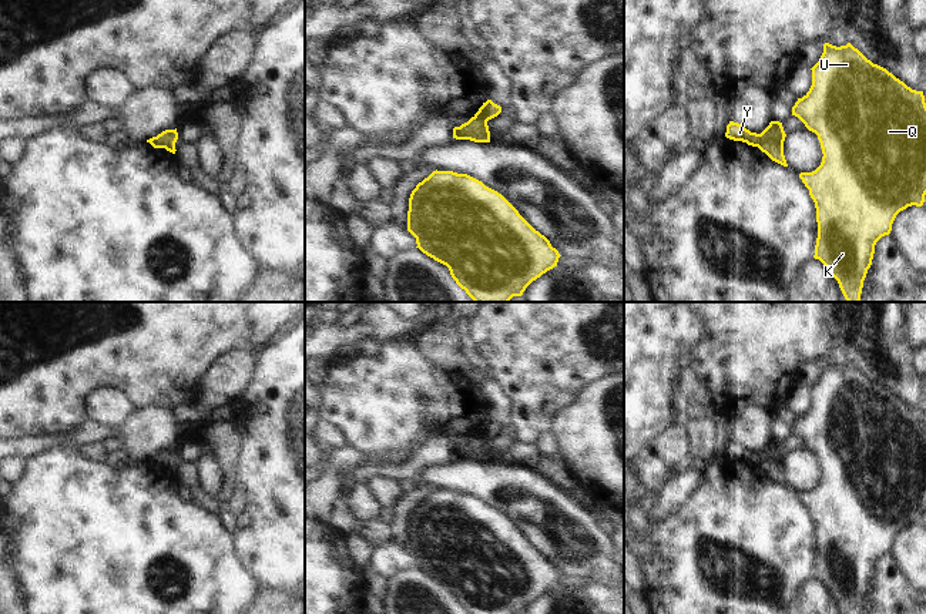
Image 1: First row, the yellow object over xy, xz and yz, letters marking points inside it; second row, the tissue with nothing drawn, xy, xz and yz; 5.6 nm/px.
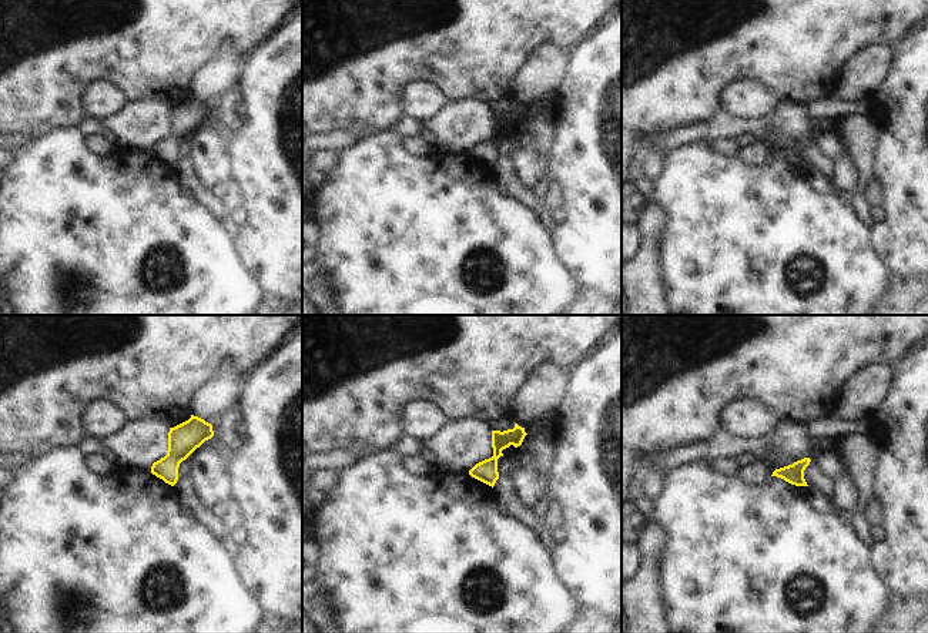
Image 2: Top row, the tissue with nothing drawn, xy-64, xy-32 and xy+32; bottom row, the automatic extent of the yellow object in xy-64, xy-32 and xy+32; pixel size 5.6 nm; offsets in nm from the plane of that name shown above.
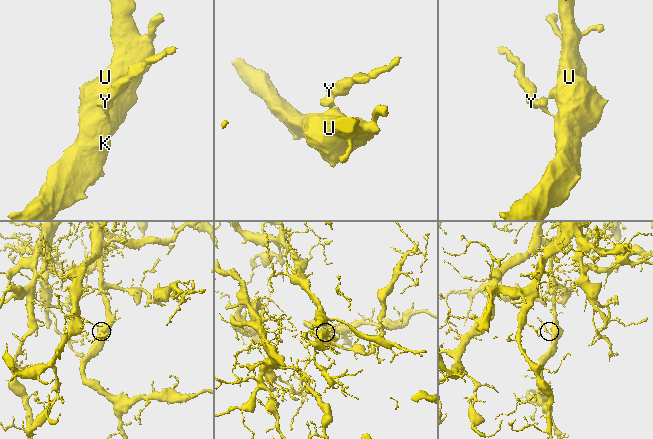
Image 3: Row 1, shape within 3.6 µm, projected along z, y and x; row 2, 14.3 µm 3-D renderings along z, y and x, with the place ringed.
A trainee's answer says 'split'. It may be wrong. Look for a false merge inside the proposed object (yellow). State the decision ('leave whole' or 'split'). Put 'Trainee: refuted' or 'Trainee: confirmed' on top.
Trainee: confirmed
split

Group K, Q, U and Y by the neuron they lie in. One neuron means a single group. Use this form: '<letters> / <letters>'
K Q U / Y

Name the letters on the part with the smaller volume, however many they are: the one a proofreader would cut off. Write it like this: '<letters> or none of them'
Y

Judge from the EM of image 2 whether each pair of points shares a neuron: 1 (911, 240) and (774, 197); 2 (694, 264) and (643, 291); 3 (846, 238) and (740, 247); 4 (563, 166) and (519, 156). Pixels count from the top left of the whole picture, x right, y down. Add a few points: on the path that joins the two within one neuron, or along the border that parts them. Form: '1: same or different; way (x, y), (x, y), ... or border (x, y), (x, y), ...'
1: different; border (868, 228), (868, 244), (878, 260)
2: different; border (656, 248), (656, 268), (664, 300)
3: same; way (820, 247), (766, 247)
4: different; border (546, 158), (549, 174)

